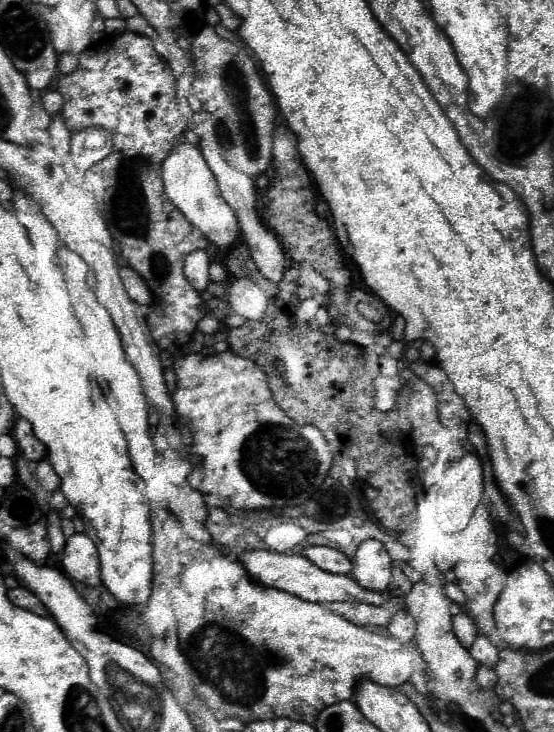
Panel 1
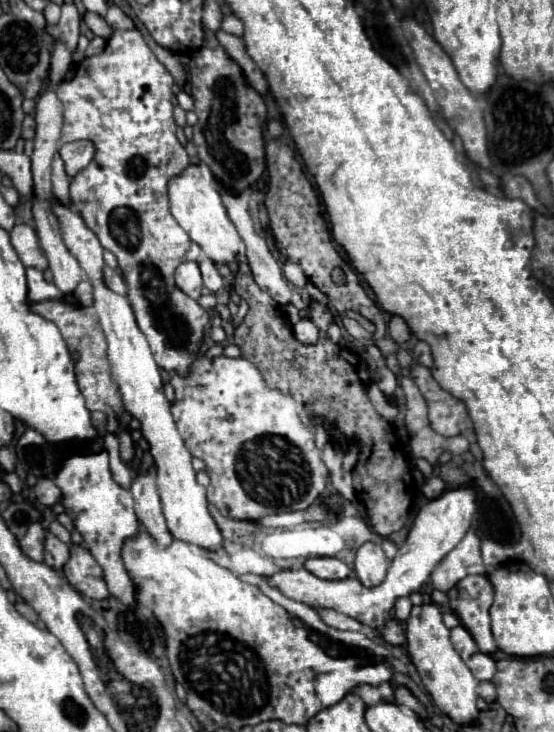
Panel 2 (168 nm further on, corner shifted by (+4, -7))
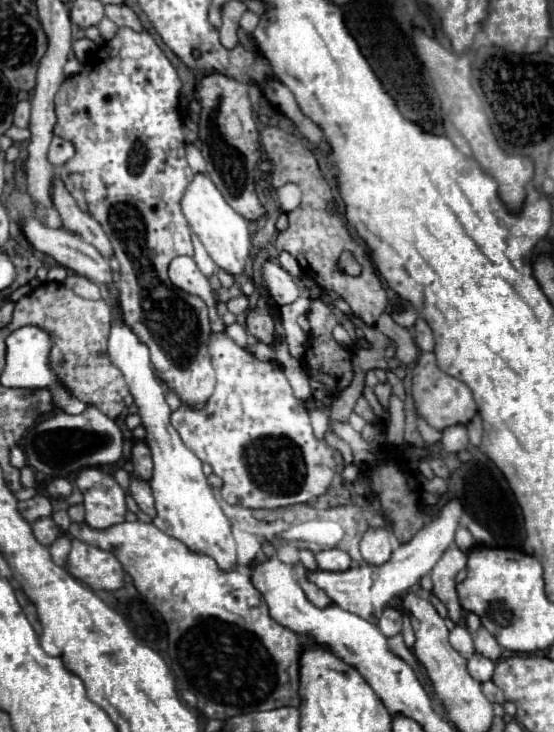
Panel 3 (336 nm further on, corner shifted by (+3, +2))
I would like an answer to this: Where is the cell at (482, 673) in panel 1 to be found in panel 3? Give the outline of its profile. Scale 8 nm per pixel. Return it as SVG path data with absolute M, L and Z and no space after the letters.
M493 681L483 683L483 685L481 685L481 689L483 689L485 697L487 697L491 703L499 703L499 705L503 705L503 703L505 703L505 695L501 693L501 689L497 689L497 685L495 685Z

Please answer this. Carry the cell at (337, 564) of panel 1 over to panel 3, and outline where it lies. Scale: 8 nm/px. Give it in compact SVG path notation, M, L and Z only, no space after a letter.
M325 549L315 555L319 567L323 571L345 571L351 567L351 559L345 551L341 549Z

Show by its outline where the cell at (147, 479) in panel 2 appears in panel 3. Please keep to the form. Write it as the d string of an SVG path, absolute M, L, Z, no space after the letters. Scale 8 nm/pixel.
M135 441L131 449L131 461L133 461L133 471L137 477L149 481L153 473L153 461L151 461L151 451L145 441Z

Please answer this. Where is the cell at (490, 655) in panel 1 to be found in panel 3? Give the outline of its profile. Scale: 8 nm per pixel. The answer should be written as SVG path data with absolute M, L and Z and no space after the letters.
M475 653L469 663L467 663L467 669L471 673L471 677L479 683L485 683L485 681L491 681L493 677L493 669L495 669L495 663L489 661L487 657L481 657L479 653Z

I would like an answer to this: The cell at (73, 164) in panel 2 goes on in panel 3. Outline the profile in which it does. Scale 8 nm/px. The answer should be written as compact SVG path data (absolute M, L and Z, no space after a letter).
M53 137L49 151L47 151L47 159L51 161L51 165L61 167L65 161L69 161L69 157L73 157L73 153L75 153L75 149L69 141L65 141L61 137Z

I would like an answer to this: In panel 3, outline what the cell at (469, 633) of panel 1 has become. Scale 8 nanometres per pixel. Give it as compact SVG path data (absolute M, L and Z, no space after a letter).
M455 625L455 629L453 629L451 635L449 635L449 641L451 641L453 649L455 649L457 653L461 653L465 659L473 657L473 653L475 653L475 649L473 649L473 639L469 637L469 631L467 631L463 625Z

